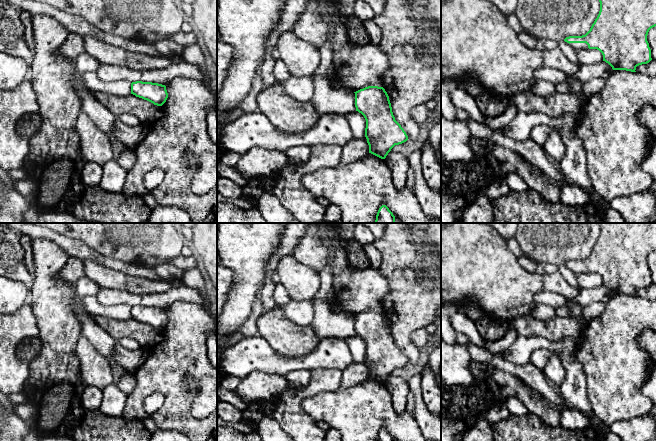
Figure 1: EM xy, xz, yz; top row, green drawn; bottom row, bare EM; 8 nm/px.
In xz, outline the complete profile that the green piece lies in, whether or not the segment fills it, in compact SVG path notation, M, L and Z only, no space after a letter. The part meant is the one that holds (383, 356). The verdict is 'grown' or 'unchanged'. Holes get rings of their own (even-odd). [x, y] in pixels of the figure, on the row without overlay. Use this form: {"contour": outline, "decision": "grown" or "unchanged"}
{"contour": "M368 310L354 317L356 335L366 344L369 377L385 383L391 373L406 366L408 360L395 344L389 320L383 311Z", "decision": "unchanged"}

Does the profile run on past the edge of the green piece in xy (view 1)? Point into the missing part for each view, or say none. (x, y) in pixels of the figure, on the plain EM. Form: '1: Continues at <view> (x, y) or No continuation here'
1: No continuation here

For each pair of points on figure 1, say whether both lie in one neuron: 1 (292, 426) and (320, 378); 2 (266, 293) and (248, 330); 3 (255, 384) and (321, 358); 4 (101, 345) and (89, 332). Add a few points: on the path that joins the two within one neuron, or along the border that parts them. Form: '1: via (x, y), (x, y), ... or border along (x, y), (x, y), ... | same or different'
1: via (292, 413), (292, 404), (304, 392), (308, 391) | same
2: border along (260, 299), (265, 311) | different
3: border along (256, 370), (279, 373), (285, 376) | different
4: via (99, 342), (92, 335) | same

